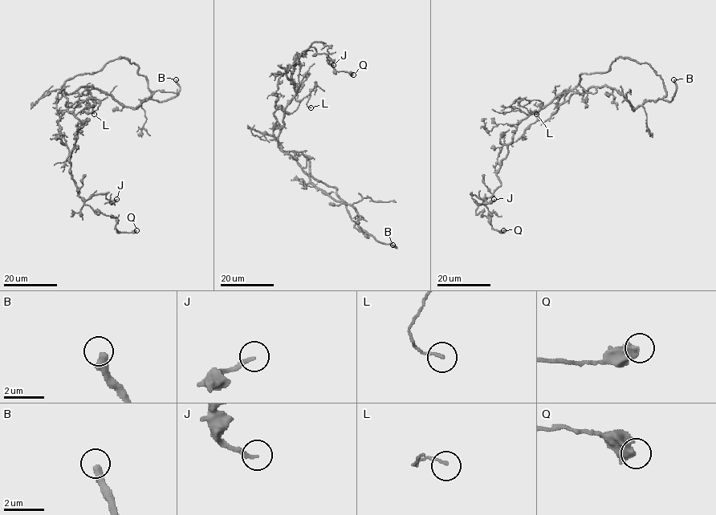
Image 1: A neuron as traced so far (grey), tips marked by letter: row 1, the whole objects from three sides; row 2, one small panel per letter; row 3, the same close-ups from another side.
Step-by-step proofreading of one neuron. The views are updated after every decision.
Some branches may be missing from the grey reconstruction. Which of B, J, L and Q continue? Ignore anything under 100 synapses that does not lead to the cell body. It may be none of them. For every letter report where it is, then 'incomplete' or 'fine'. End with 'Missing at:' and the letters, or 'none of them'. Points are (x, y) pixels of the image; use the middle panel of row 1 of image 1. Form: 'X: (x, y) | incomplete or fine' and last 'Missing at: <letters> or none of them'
B: (392, 245) | incomplete
J: (333, 65) | fine
L: (311, 107) | fine
Q: (353, 75) | fine
Missing at: B

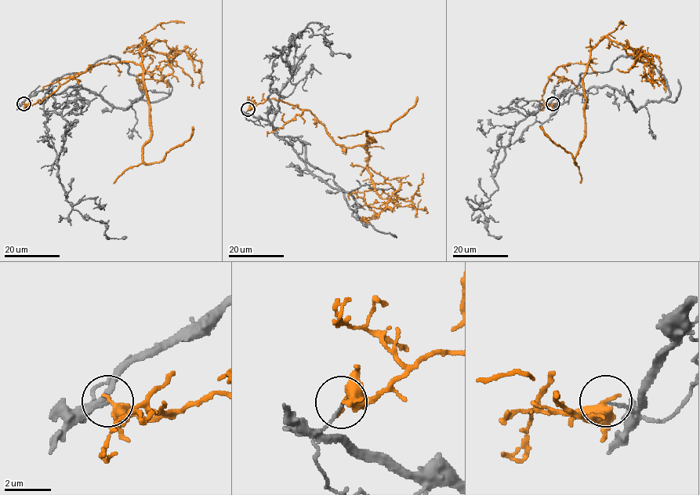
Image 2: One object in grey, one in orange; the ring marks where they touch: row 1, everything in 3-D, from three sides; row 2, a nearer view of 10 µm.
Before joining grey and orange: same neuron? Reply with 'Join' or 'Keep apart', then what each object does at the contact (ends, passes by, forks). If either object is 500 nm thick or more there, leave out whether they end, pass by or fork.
Keep apart. At the ring grey ends. At the ring orange ends

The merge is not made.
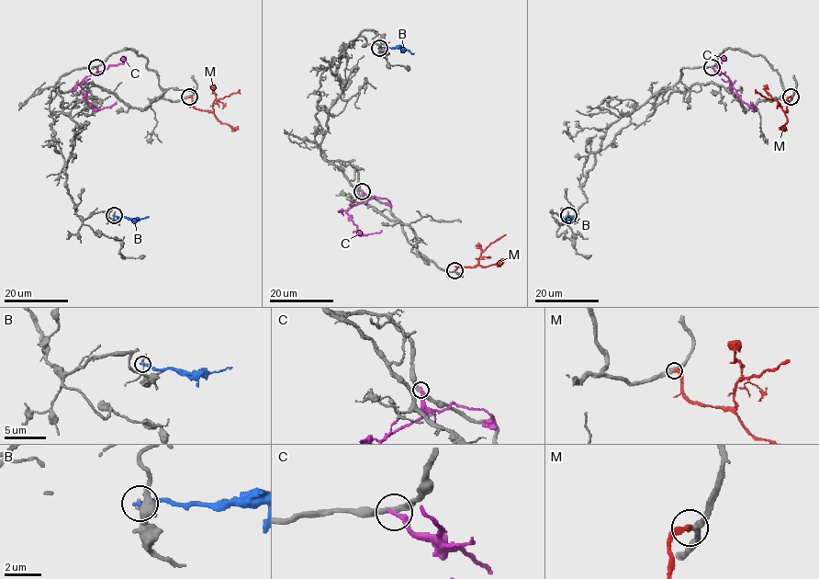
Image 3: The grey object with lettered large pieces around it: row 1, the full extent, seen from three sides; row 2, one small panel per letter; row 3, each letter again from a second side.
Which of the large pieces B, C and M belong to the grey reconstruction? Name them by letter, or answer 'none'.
M

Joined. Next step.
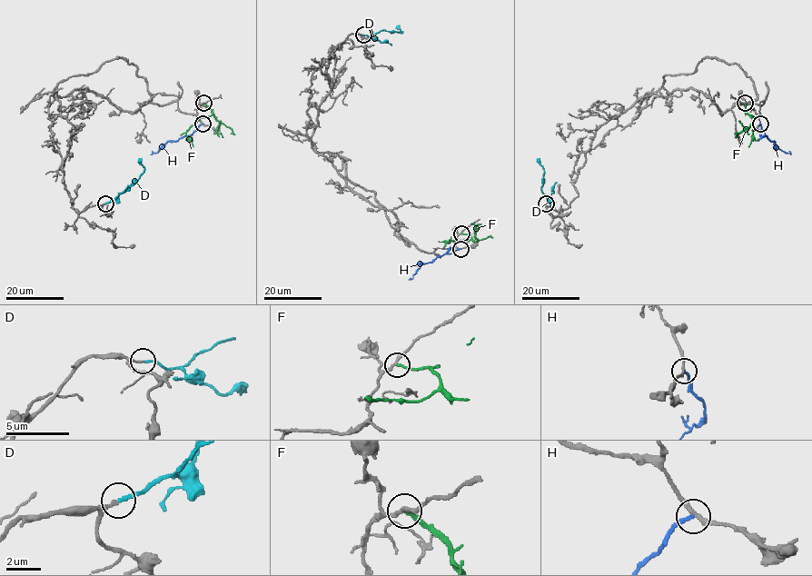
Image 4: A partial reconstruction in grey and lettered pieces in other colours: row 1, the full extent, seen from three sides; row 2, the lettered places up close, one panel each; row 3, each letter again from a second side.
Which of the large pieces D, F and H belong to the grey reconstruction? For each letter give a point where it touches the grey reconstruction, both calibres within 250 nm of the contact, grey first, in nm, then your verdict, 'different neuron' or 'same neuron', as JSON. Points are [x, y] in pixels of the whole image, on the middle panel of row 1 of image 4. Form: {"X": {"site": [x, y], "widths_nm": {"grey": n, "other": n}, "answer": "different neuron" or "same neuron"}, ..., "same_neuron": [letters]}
{"D": {"site": [363, 34], "widths_nm": {"grey": 150, "other": 180}, "answer": "same neuron"}, "F": {"site": [461, 233], "widths_nm": {"grey": 240, "other": 200}, "answer": "different neuron"}, "H": {"site": [460, 249], "widths_nm": {"grey": 200, "other": 200}, "answer": "different neuron"}, "same_neuron": ["D"]}

